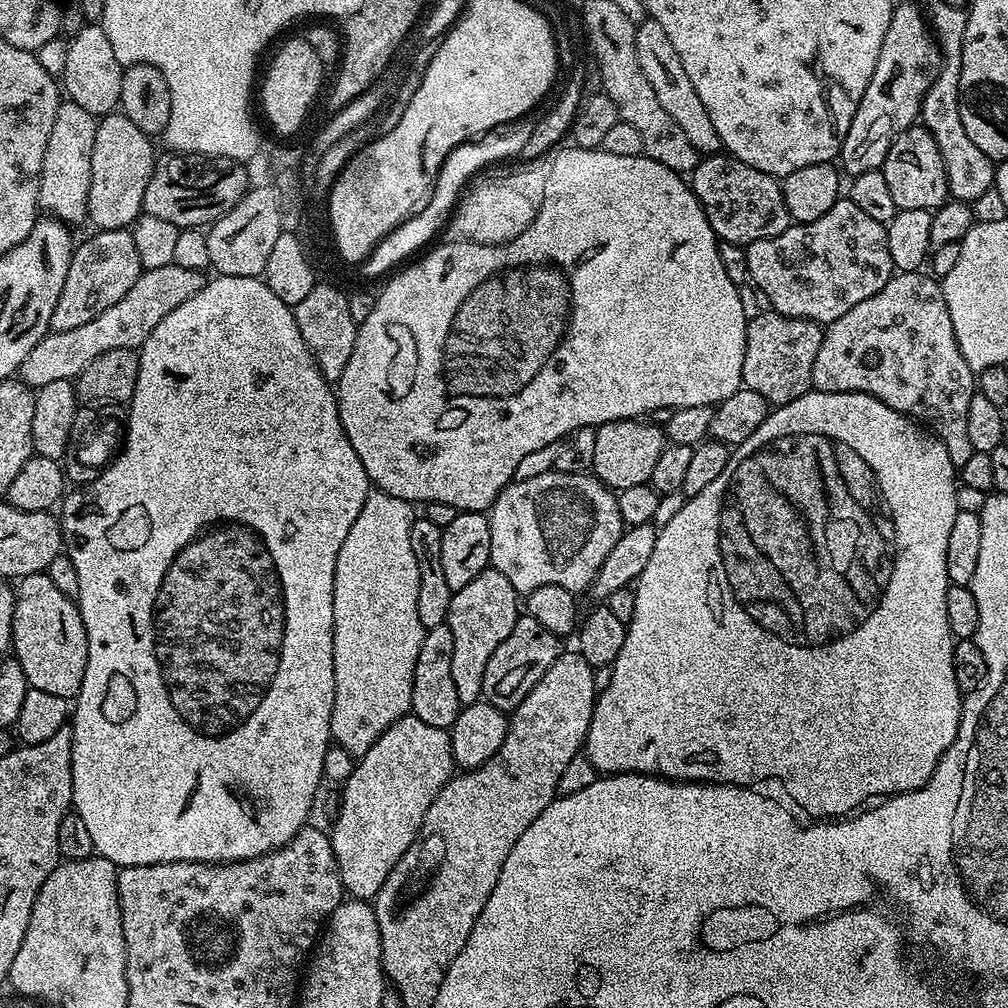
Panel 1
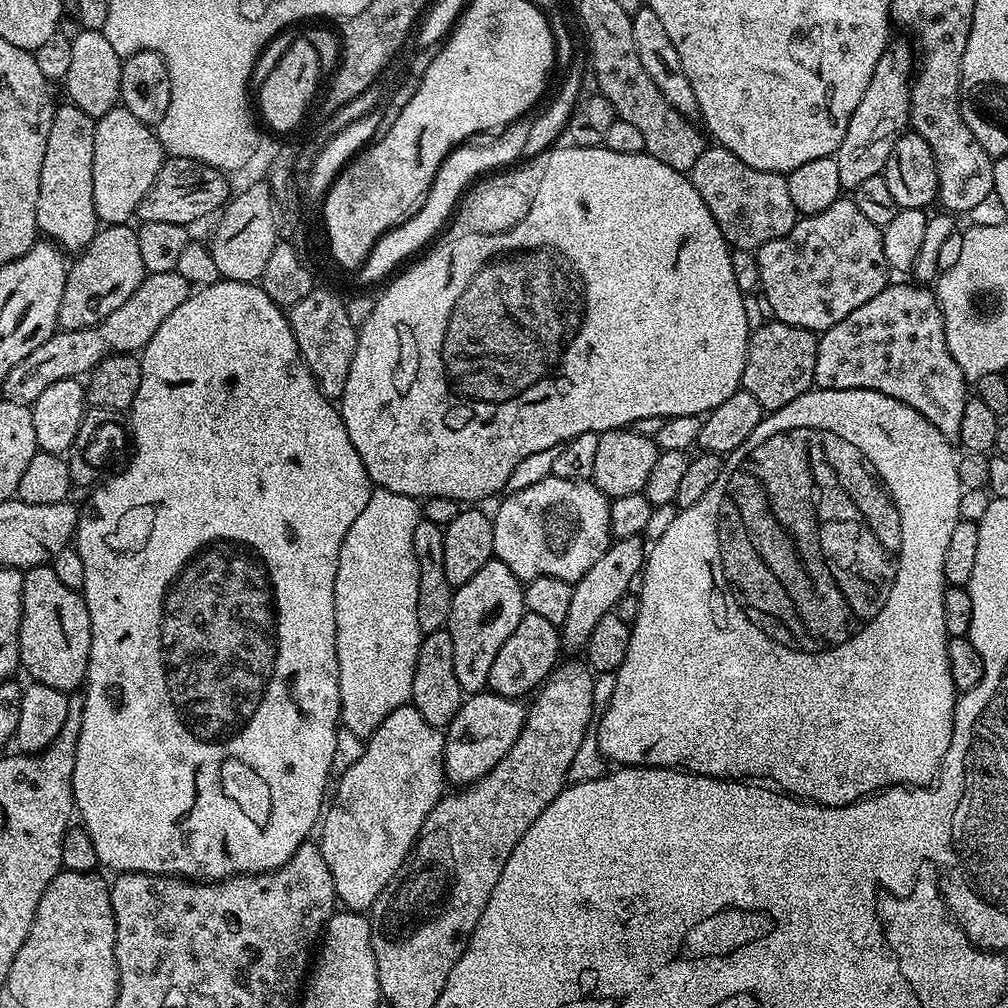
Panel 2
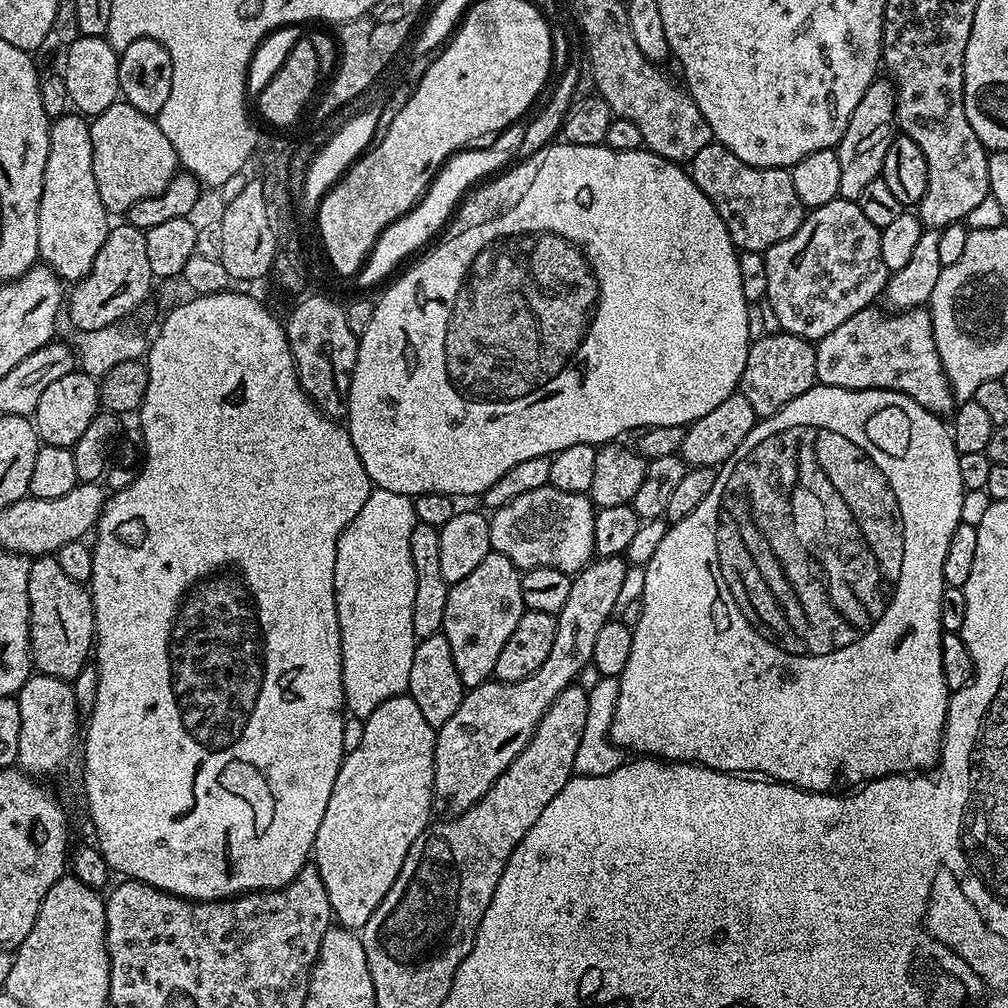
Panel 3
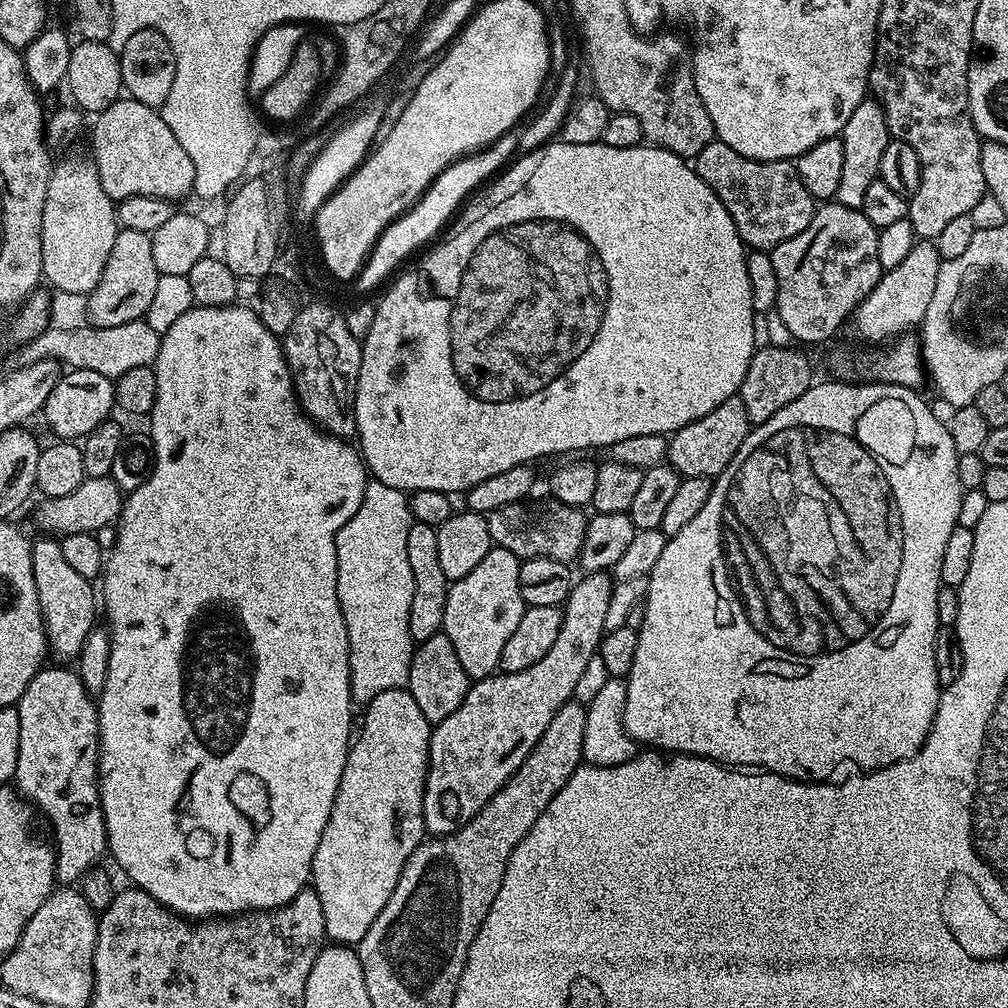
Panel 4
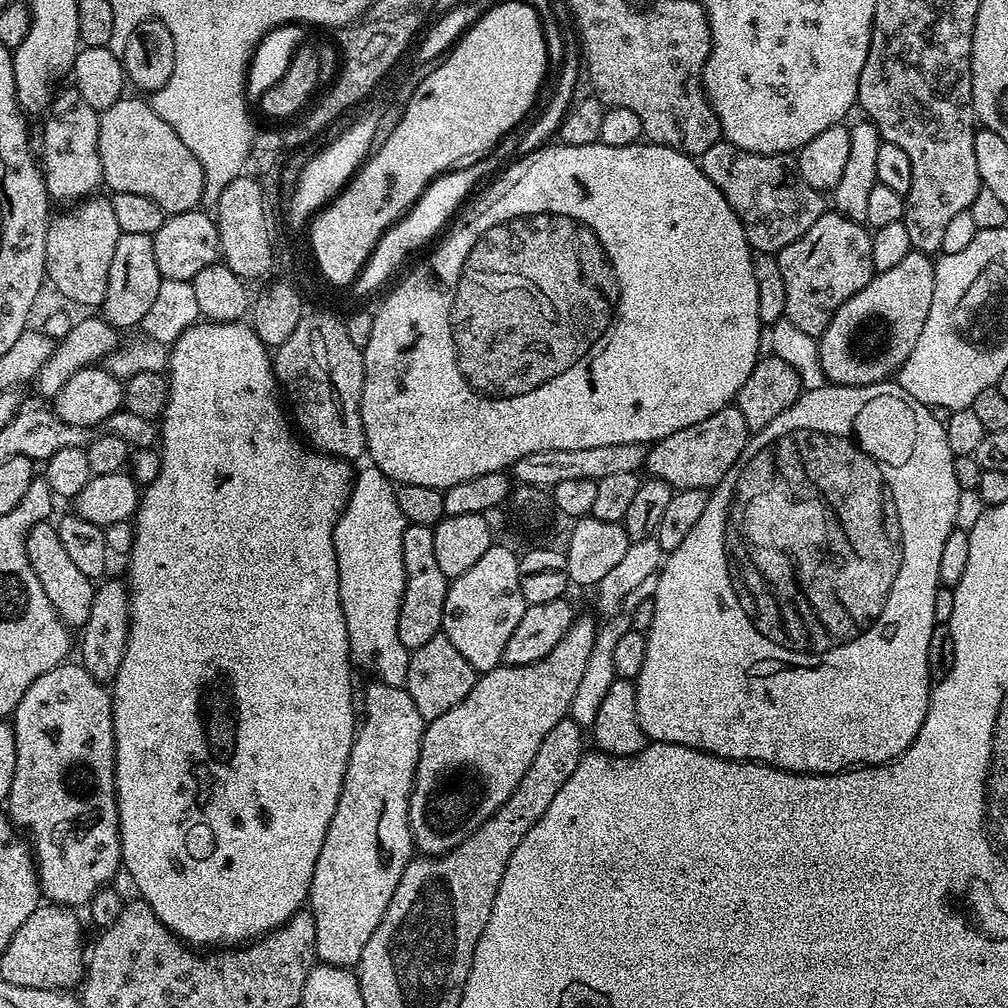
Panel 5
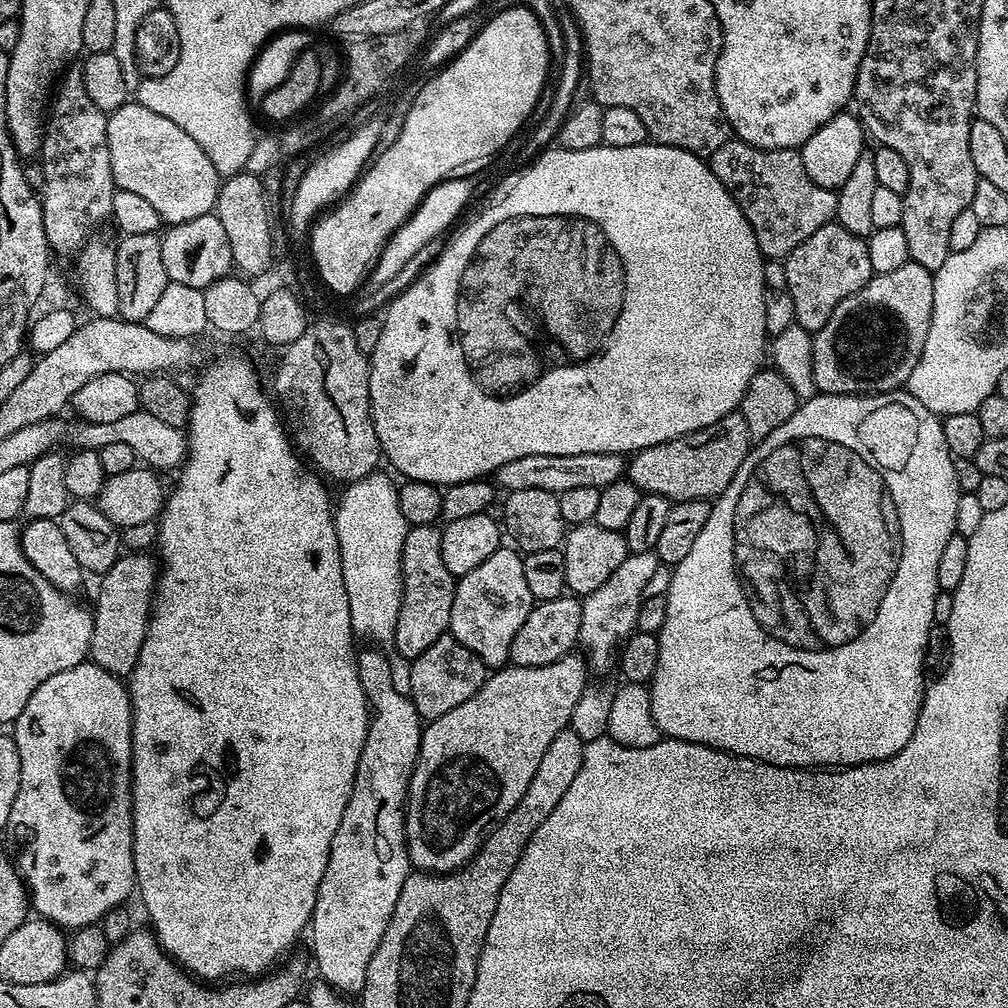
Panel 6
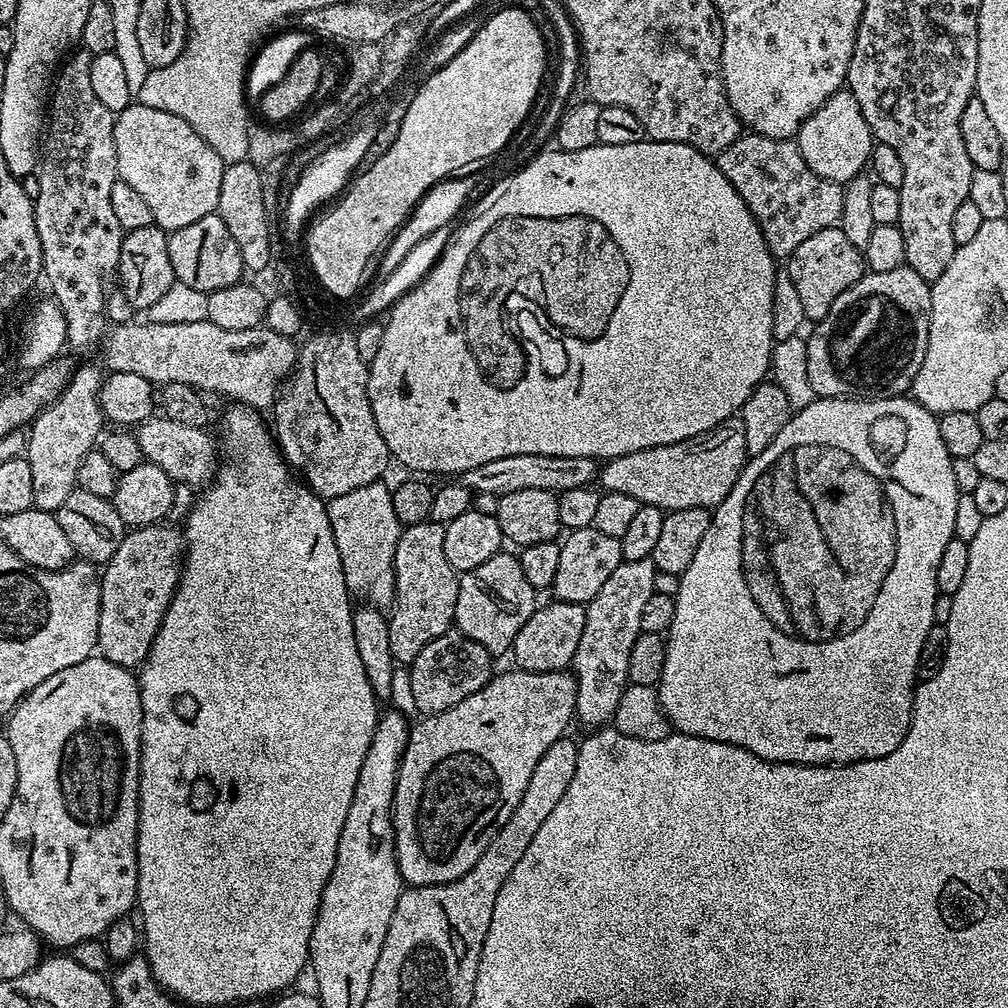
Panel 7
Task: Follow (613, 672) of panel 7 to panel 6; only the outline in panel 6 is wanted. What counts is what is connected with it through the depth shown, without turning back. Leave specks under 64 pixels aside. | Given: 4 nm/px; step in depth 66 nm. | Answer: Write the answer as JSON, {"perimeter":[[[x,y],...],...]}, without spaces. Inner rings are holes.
{"perimeter":[[[648,548],[633,551],[618,564],[614,573],[598,582],[598,586],[585,588],[579,593],[580,623],[585,629],[588,627],[594,635],[604,636],[604,650],[609,656],[615,653],[617,646],[629,633],[635,631],[634,621],[638,604],[645,595],[646,584],[659,565],[660,558],[655,551]]]}

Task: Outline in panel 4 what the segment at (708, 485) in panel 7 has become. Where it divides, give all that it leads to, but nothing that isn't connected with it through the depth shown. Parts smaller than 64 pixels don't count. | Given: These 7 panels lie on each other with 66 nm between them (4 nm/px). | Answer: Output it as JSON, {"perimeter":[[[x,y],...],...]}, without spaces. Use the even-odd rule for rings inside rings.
{"perimeter":[[[739,395],[726,398],[722,406],[714,406],[710,414],[682,426],[677,432],[671,433],[668,442],[667,463],[672,465],[681,477],[693,476],[715,478],[726,470],[730,458],[738,454],[738,446],[747,438],[750,421],[746,414],[746,406],[740,401]]]}

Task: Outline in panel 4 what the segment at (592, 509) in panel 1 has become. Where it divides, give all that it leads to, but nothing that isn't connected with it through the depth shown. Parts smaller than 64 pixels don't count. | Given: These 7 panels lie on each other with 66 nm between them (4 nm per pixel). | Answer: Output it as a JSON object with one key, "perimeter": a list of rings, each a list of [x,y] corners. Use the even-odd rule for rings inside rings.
{"perimeter":[[[549,499],[547,503],[540,504],[537,508],[524,508],[528,506],[523,503],[511,504],[487,513],[493,545],[510,550],[521,560],[541,556],[565,562],[575,561],[584,541],[585,513],[579,508],[559,504],[554,499]]]}

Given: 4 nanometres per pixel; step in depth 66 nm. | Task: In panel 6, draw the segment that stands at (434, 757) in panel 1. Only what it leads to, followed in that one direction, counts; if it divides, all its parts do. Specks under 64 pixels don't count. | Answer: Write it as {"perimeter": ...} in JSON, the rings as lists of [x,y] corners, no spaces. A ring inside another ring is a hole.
{"perimeter":[[[361,659],[356,665],[360,694],[366,705],[366,715],[360,730],[366,742],[358,758],[358,770],[350,802],[346,802],[346,814],[342,814],[334,842],[330,842],[330,858],[326,862],[326,874],[322,874],[322,882],[318,886],[318,898],[314,902],[310,925],[312,956],[316,959],[316,968],[324,975],[321,976],[323,983],[341,994],[359,994],[363,990],[366,966],[370,966],[370,958],[374,956],[374,950],[378,950],[382,934],[386,934],[394,906],[398,906],[398,894],[402,894],[402,886],[410,874],[408,843],[404,841],[404,809],[408,803],[408,780],[416,765],[426,723],[425,717],[418,714],[418,706],[414,706],[408,691],[390,686],[390,678],[387,677],[382,660],[371,659]]]}

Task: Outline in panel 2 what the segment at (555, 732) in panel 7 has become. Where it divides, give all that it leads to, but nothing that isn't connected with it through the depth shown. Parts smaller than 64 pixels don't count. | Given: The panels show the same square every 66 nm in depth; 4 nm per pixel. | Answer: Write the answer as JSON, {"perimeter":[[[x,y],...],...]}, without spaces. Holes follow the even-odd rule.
{"perimeter":[[[631,536],[621,540],[613,539],[608,545],[606,554],[582,574],[580,580],[572,584],[570,594],[570,611],[566,613],[566,622],[559,625],[560,647],[565,653],[583,653],[590,642],[590,636],[594,626],[601,621],[602,616],[615,609],[616,603],[623,597],[629,595],[630,578],[634,574],[642,572],[646,559],[646,544],[640,536]],[[491,690],[477,692],[461,703],[458,714],[444,732],[444,774],[452,786],[467,786],[481,780],[518,742],[526,708],[520,700],[505,700]]]}

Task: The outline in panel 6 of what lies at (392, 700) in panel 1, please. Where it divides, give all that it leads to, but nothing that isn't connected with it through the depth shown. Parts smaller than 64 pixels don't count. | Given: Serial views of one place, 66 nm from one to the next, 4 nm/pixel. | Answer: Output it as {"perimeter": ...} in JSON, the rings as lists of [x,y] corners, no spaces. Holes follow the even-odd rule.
{"perimeter":[[[366,466],[359,471],[352,493],[339,505],[336,513],[336,545],[338,562],[342,574],[342,594],[346,602],[346,618],[350,622],[350,634],[357,649],[370,644],[375,655],[382,660],[390,686],[407,689],[410,678],[408,665],[409,653],[404,652],[396,642],[396,623],[398,606],[402,606],[402,538],[406,538],[409,523],[406,514],[402,514],[402,505],[398,503],[397,481],[391,472],[383,466]]]}

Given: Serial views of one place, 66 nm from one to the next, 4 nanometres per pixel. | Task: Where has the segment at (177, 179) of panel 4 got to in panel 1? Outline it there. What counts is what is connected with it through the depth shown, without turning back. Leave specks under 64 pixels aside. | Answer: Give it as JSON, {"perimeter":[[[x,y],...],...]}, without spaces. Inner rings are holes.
{"perimeter":[[[122,114],[99,117],[94,134],[94,154],[90,154],[90,194],[88,220],[93,229],[127,229],[141,215],[146,194],[146,182],[156,169],[158,152],[152,149],[153,137],[148,136],[130,118]]]}

